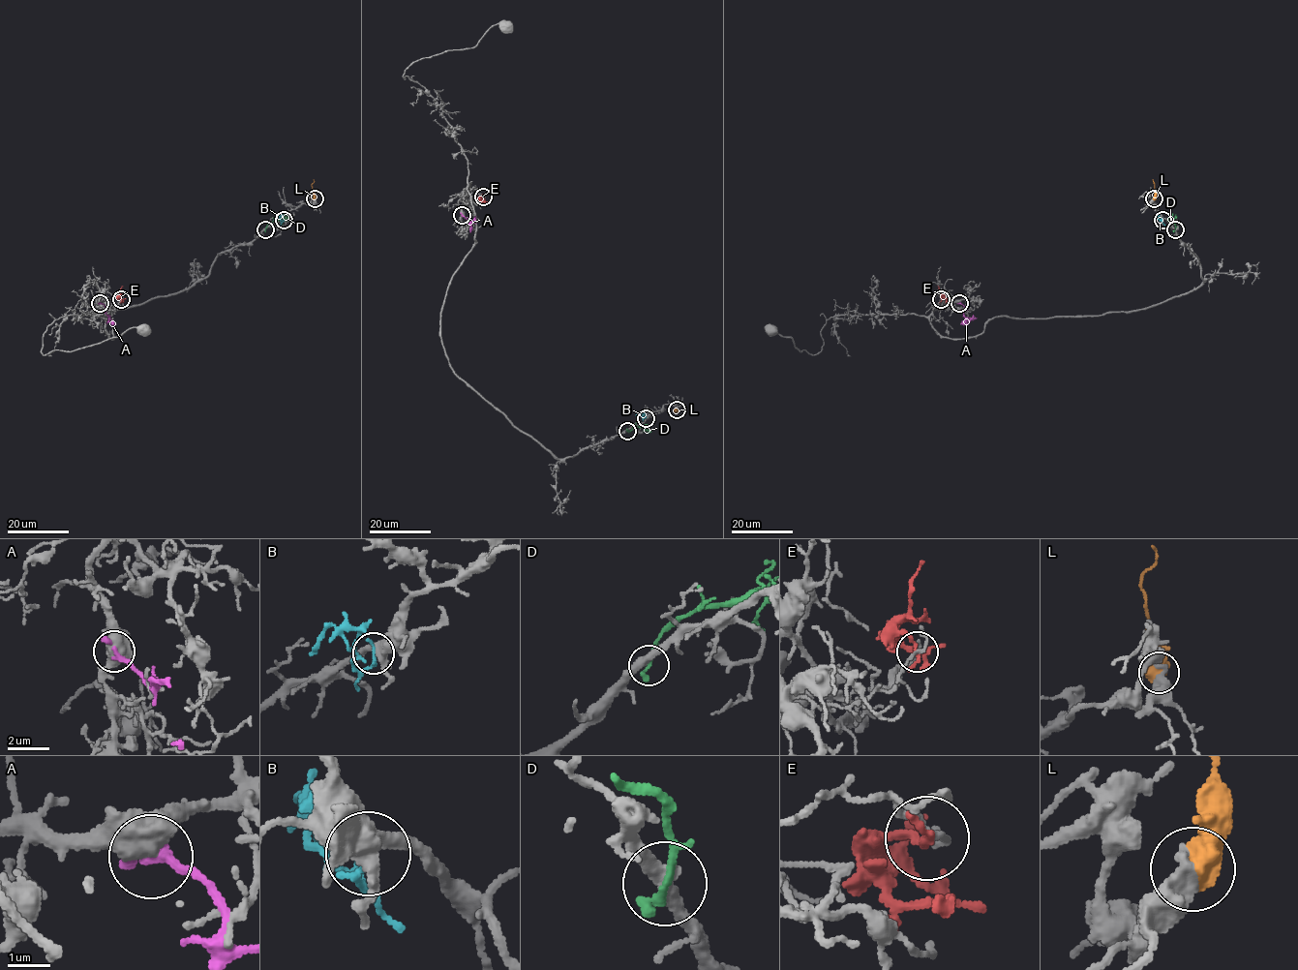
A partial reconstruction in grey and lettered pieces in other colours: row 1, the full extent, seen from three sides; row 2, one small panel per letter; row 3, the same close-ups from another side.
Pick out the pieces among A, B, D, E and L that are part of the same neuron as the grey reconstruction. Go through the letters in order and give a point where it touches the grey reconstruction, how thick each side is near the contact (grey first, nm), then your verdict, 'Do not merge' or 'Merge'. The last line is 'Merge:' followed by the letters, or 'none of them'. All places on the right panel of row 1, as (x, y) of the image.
A: Touches grey at (959, 303). Thickness 600 nm (grey) against 320 nm. Do not merge
B: Touches grey at (1162, 220). Thickness 400 nm (grey) against 180 nm. Do not merge
D: Touches grey at (1175, 229). Thickness 400 nm (grey) against 200 nm. Do not merge
E: Touches grey at (941, 299). Thickness 120 nm (grey) against 200 nm. Do not merge
L: Touches grey at (1154, 198). Thickness 550 nm (grey) against 750 nm. Do not merge
Merge: none of them

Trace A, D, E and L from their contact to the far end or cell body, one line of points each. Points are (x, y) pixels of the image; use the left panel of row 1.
A: (100, 303), (105, 306), (108, 318)
D: (265, 229), (273, 221), (285, 216), (288, 219)
E: (122, 300), (119, 294), (122, 286)
L: (315, 198), (313, 180)

